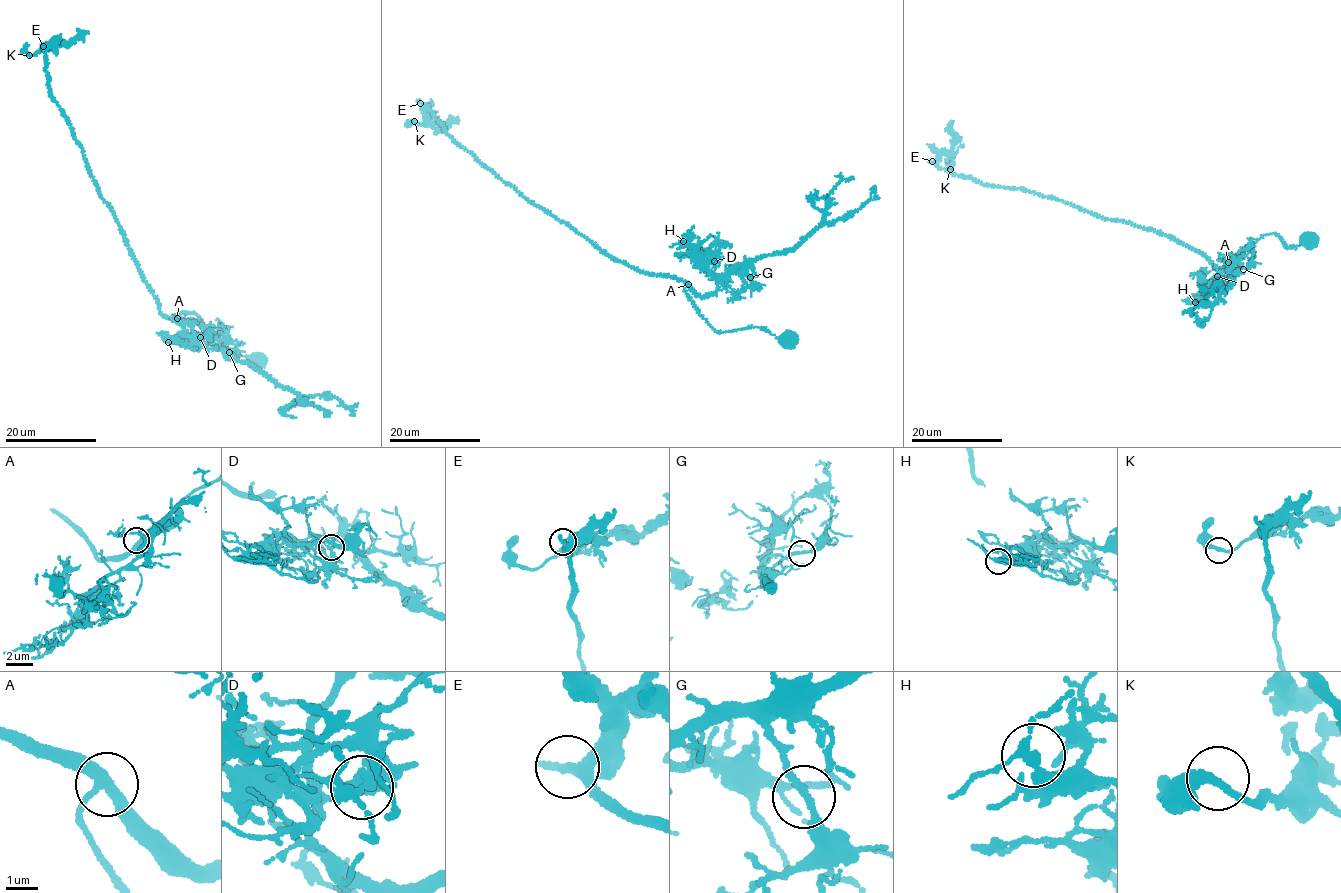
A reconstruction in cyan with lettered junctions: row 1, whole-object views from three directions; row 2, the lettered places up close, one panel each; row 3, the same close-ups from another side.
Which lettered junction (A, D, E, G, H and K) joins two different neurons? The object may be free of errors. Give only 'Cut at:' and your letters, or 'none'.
Cut at: D

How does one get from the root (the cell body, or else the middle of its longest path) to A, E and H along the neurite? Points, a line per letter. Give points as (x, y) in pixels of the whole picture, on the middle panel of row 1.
A: (789, 339), (783, 340), (754, 326), (721, 333), (713, 330), (689, 299), (684, 288), (688, 284)
E: (789, 339), (754, 326), (713, 330), (689, 299), (686, 283), (644, 272), (599, 248), (499, 177), (420, 103)
H: (789, 339), (754, 326), (713, 330), (684, 288), (691, 285), (707, 297), (718, 282), (694, 245), (683, 241)

